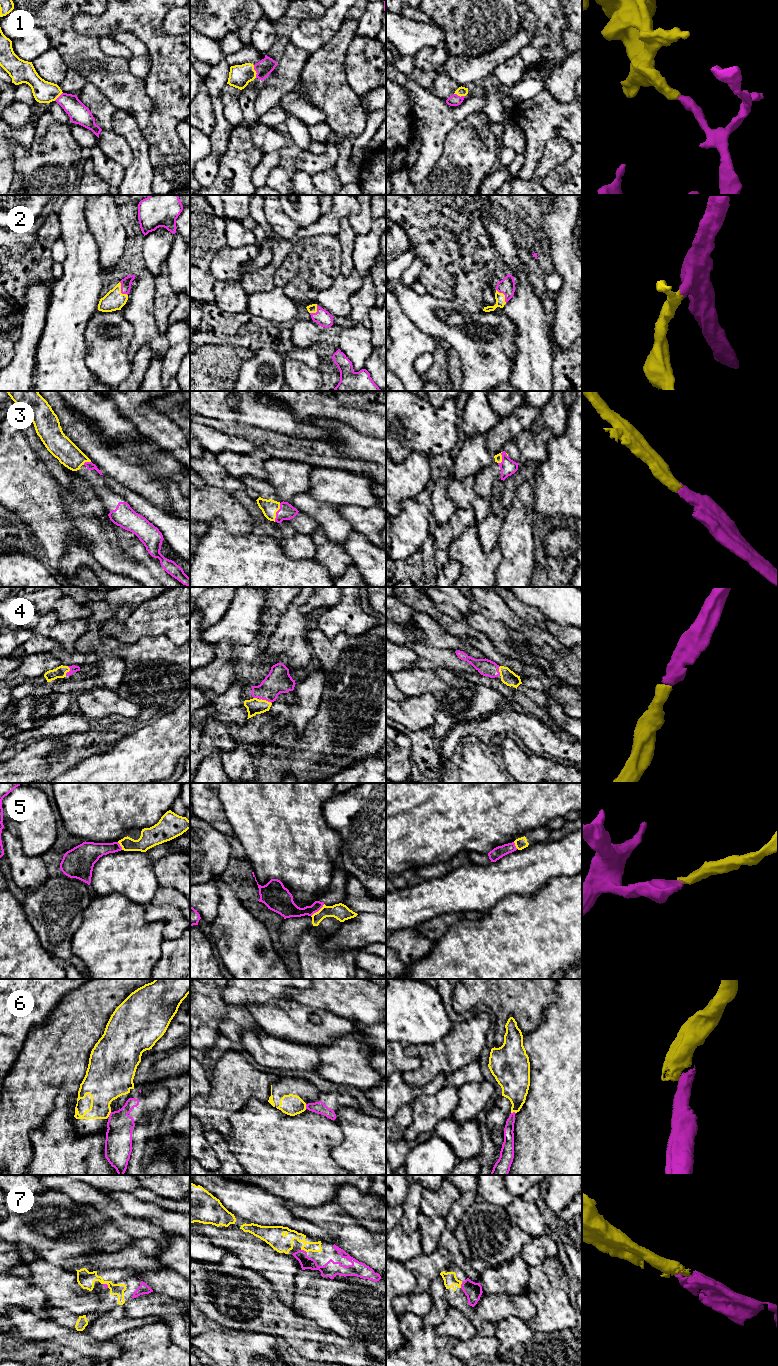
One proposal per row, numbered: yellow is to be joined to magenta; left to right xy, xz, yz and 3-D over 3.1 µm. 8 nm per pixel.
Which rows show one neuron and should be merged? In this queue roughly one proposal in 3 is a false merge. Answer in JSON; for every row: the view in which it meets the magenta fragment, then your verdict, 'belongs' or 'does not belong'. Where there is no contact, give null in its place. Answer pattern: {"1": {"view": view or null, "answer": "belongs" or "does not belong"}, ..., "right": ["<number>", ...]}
{"1": {"view": "xz", "answer": "belongs"}, "2": {"view": "xy", "answer": "belongs"}, "3": {"view": "xz", "answer": "belongs"}, "4": {"view": "xy", "answer": "belongs"}, "5": {"view": "xz", "answer": "does not belong"}, "6": {"view": "xy", "answer": "does not belong"}, "7": {"view": "xz", "answer": "belongs"}, "right": ["1", "2", "3", "4", "7"]}

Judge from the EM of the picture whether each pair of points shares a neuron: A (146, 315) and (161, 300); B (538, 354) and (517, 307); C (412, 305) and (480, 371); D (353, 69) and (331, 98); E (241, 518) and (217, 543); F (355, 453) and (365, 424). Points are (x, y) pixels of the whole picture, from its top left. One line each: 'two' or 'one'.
A: two
B: one
C: one
D: two
E: two
F: two

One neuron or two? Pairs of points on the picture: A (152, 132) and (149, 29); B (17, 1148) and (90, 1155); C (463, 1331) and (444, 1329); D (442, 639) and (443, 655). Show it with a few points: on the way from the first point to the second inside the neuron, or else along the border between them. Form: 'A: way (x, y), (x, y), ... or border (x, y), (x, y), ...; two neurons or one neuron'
A: way (162, 106), (162, 55); one neuron
B: border (28, 1136), (32, 1147), (32, 1159), (29, 1164); two neurons
C: way (458, 1329), (449, 1329); one neuron
D: border (422, 642), (430, 646), (450, 649), (454, 652); two neurons

